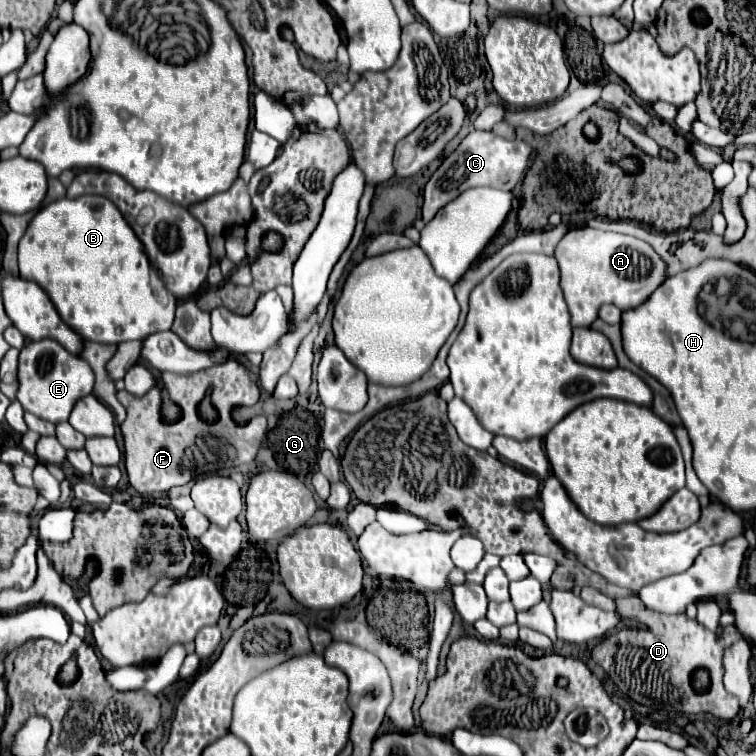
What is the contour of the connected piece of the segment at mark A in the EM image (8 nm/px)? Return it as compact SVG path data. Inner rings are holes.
M591 227L569 231L559 241L555 249L555 259L561 269L561 289L565 293L565 301L571 313L571 327L591 327L603 303L611 303L619 307L621 311L639 307L667 279L667 263L647 241L631 237L631 235L621 235L621 233L605 233L605 231L591 229Z

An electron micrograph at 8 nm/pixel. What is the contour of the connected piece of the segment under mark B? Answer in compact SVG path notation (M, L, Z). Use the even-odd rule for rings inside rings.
M85 195L79 199L57 199L45 205L29 223L19 241L19 273L21 279L35 281L59 309L63 321L83 335L87 341L121 343L147 339L153 333L169 331L175 319L173 295L169 303L159 303L149 287L149 259L141 241L123 219L121 211L101 195Z

